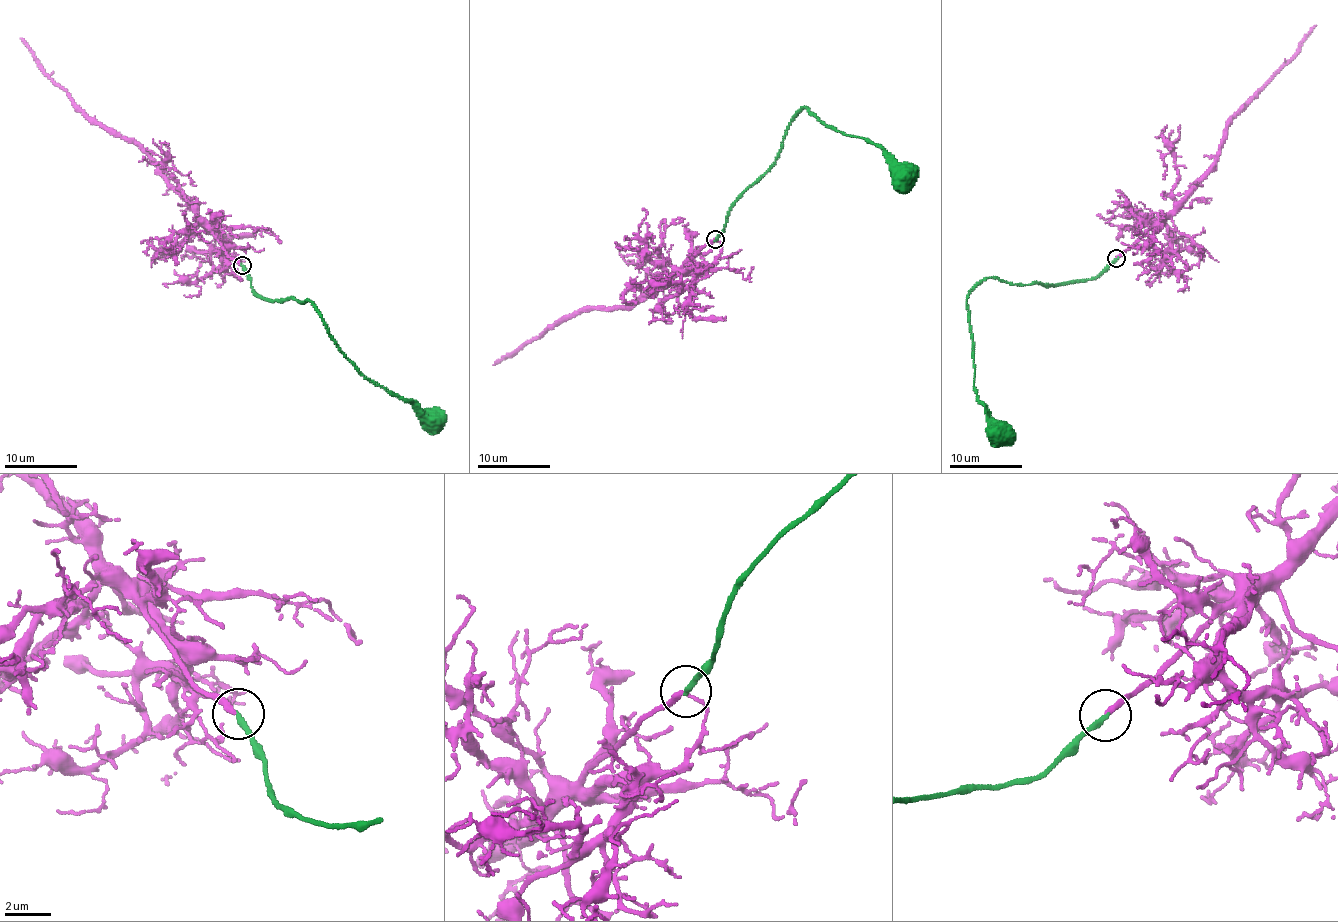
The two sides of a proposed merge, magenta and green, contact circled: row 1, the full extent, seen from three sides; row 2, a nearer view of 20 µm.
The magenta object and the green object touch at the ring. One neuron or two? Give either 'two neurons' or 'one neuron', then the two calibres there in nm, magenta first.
one neuron; 260 nm thick on the magenta side, 240 nm on the other

